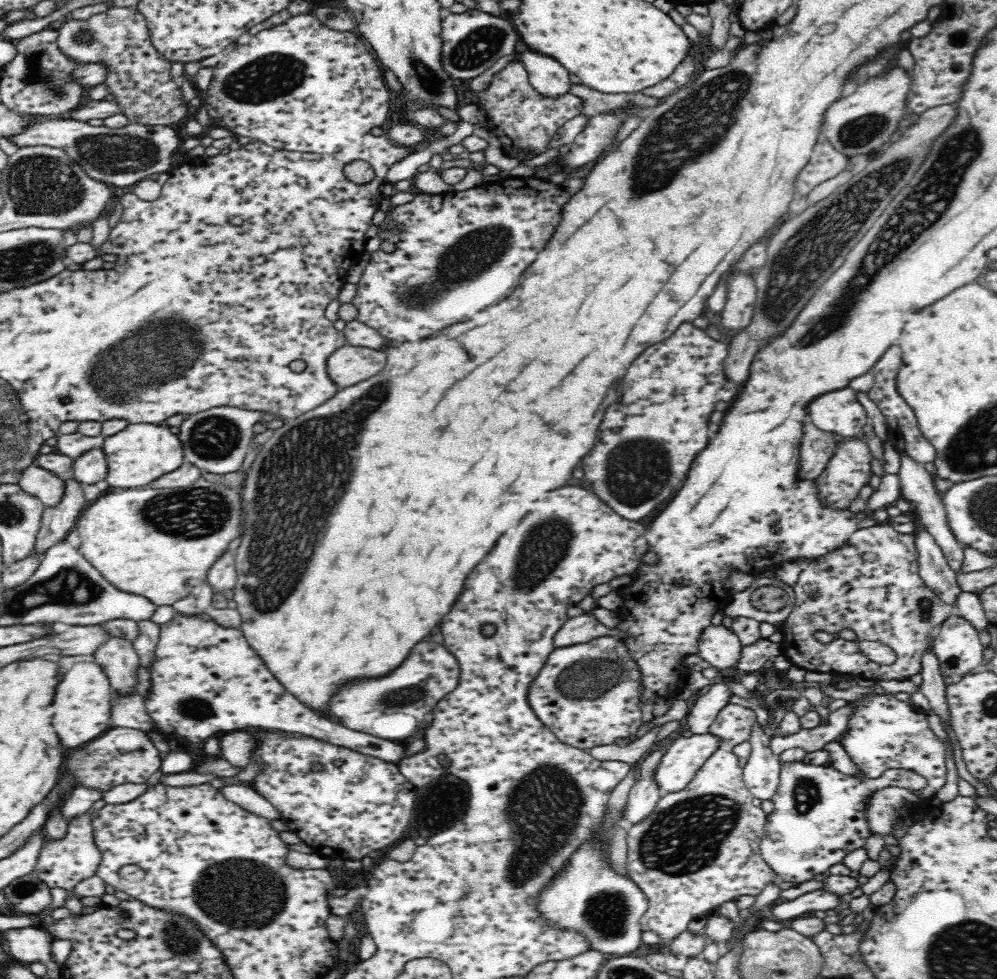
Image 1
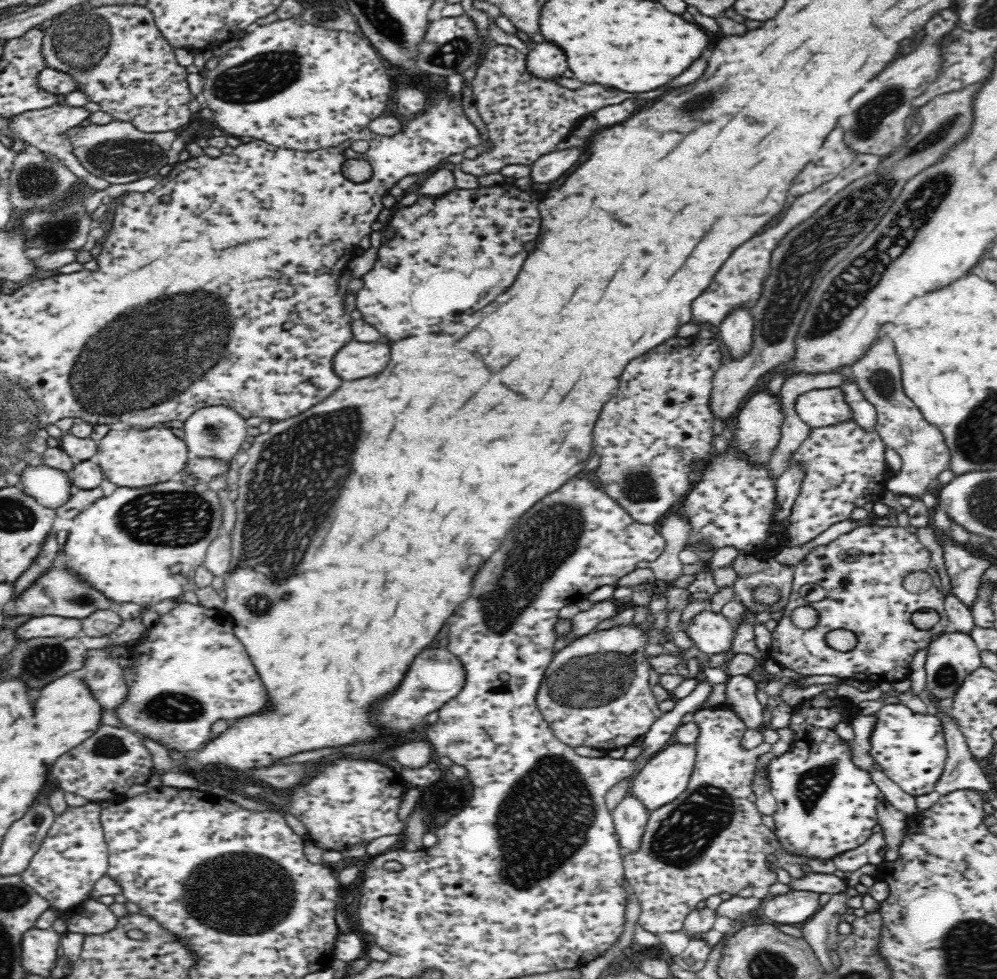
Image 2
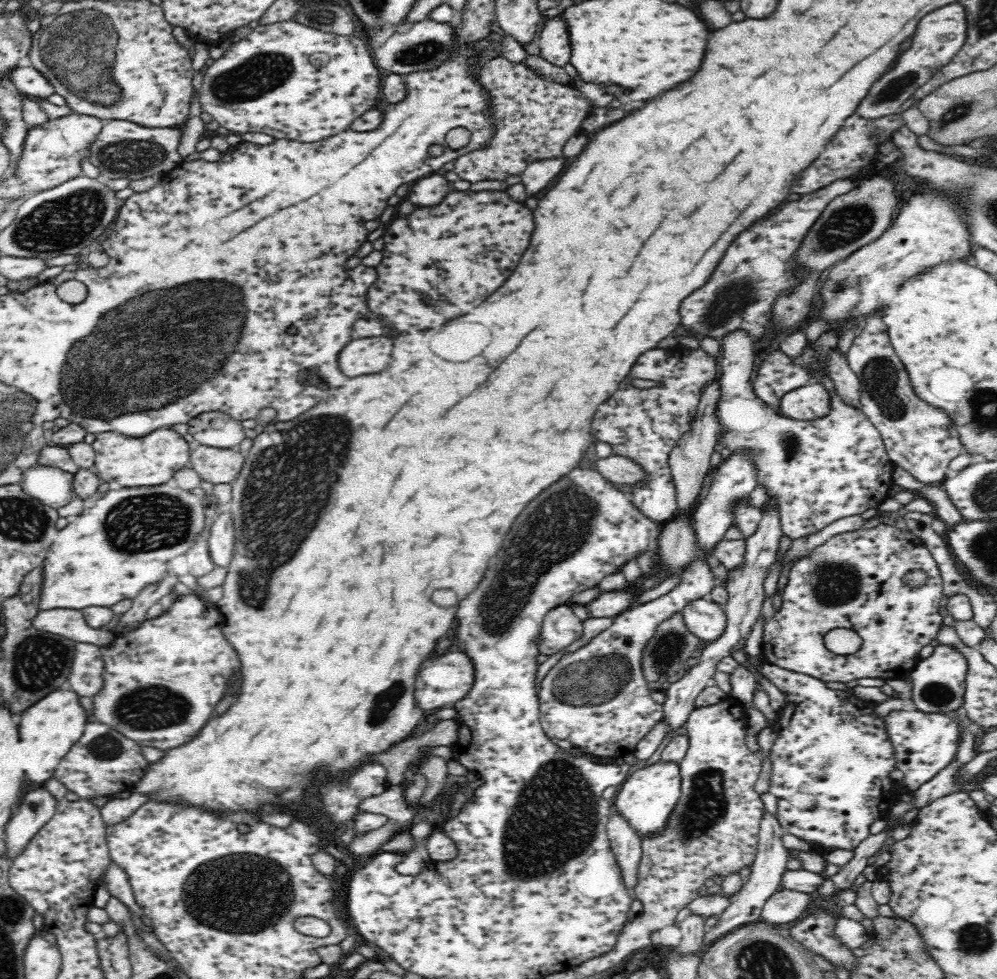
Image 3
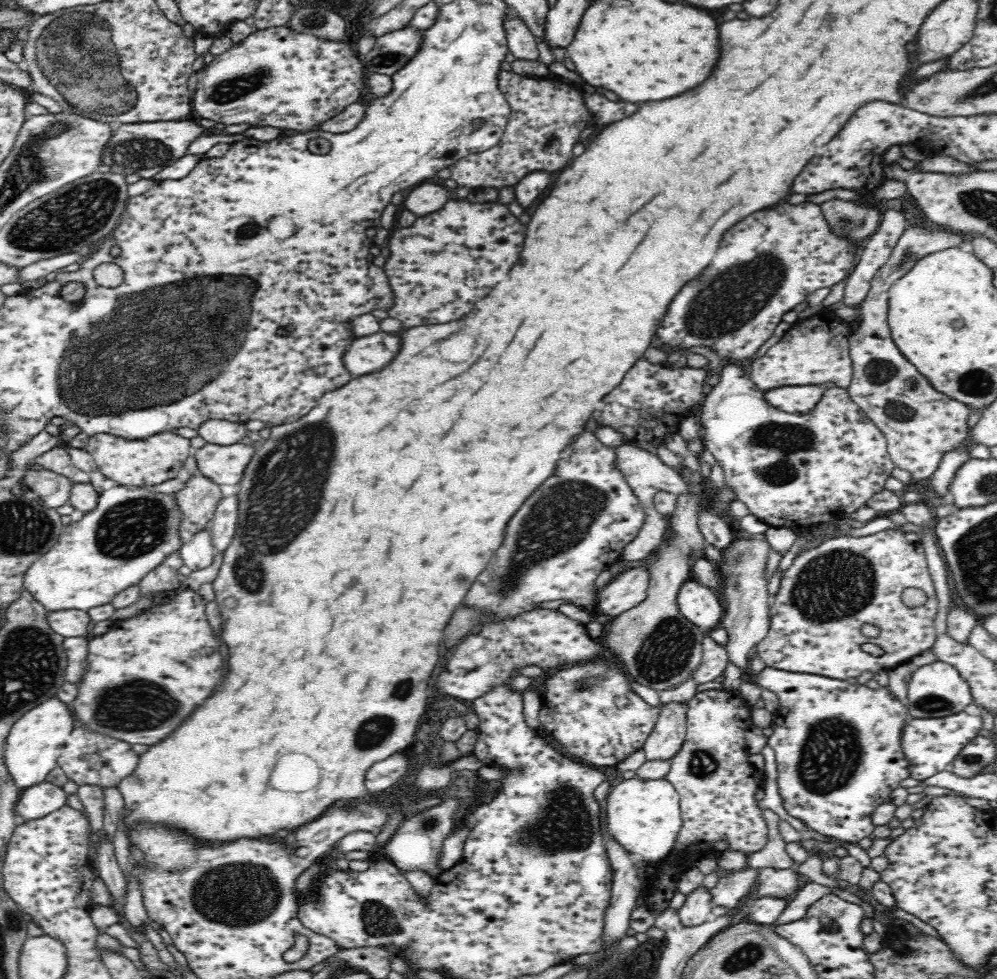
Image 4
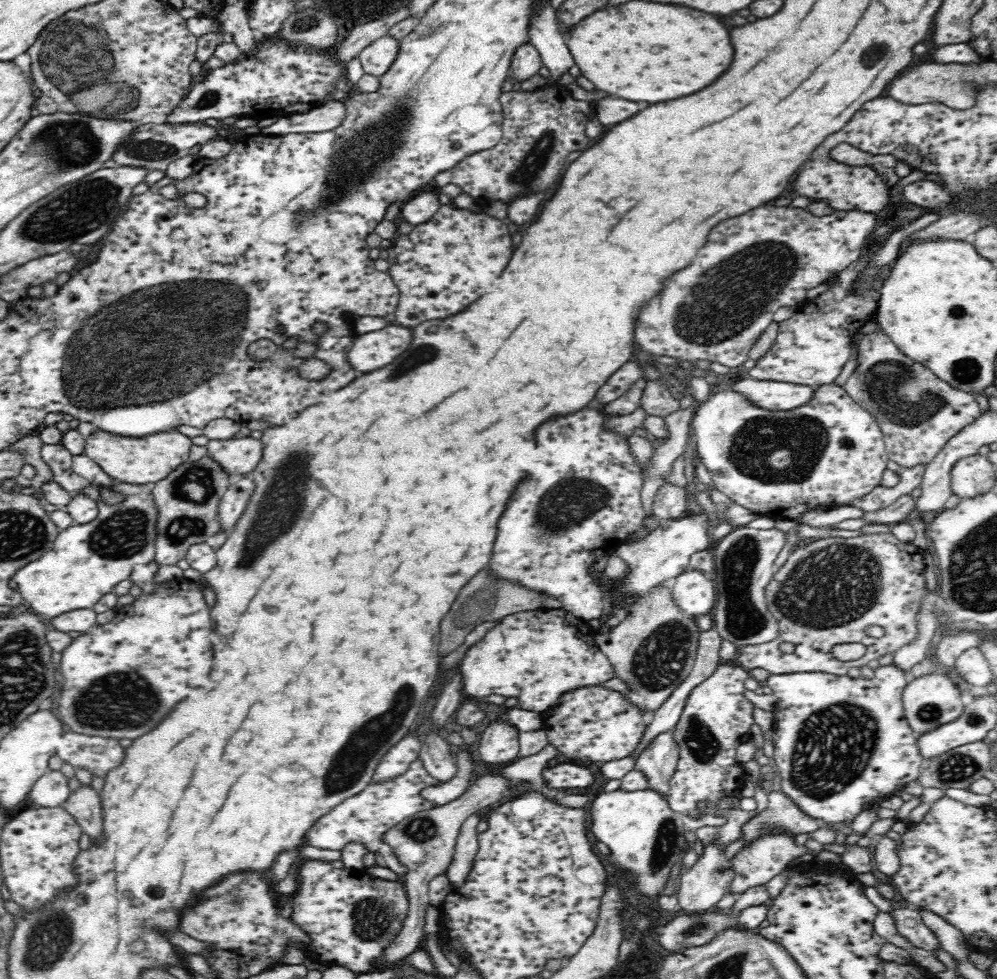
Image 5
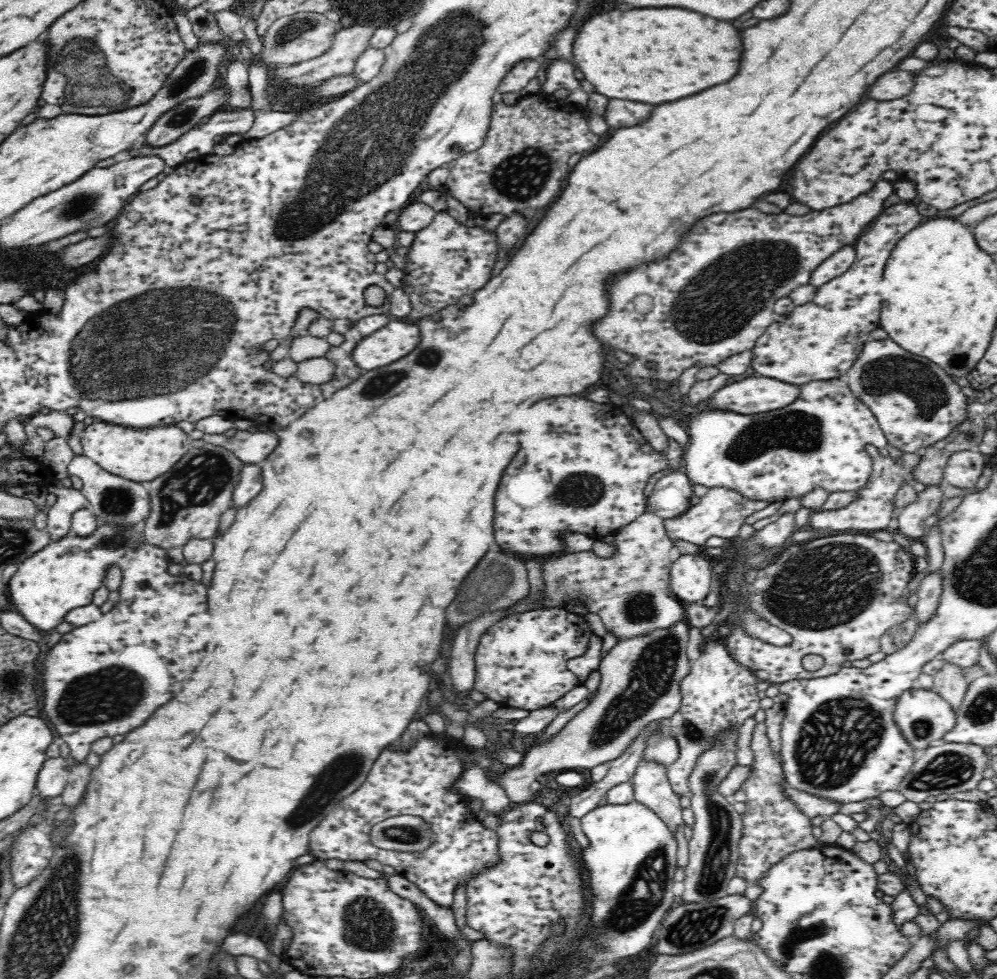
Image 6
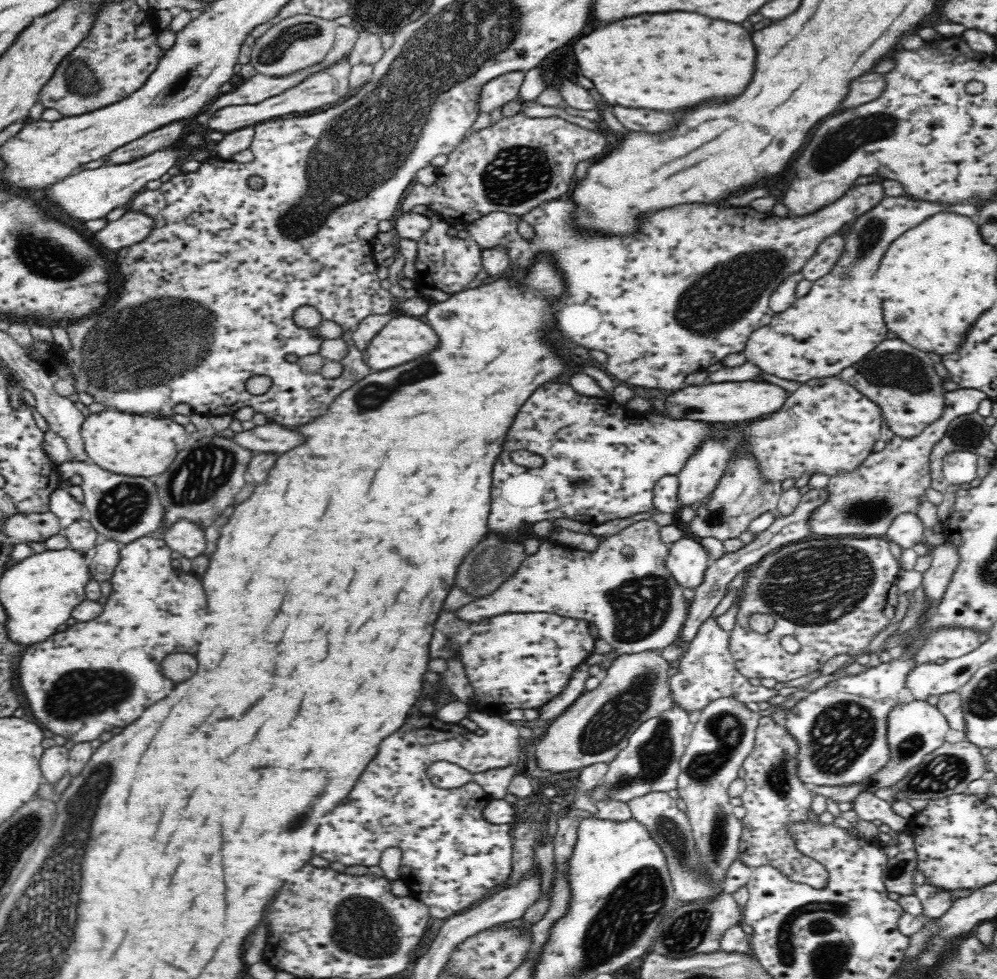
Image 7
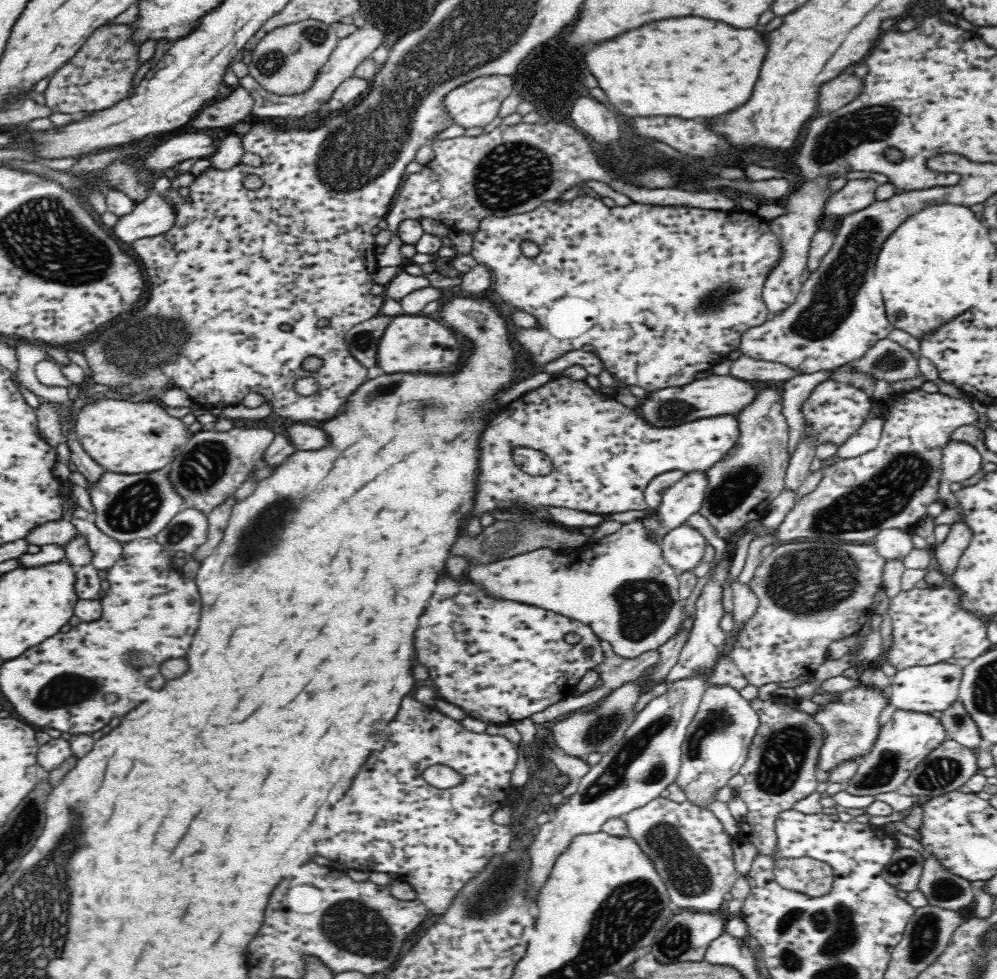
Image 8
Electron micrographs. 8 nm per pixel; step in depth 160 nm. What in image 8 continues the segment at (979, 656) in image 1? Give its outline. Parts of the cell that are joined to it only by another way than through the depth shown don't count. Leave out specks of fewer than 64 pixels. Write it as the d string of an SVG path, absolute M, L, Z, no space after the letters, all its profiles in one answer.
M896 709L880 732L872 752L860 762L851 781L842 789L854 796L875 796L882 792L894 792L926 756L946 740L946 729L939 718L928 712Z

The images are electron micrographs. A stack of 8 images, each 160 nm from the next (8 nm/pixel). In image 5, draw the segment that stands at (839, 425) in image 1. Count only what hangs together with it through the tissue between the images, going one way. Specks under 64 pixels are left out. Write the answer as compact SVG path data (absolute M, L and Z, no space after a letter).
M740 380L732 385L734 390L745 394L756 407L768 411L792 411L808 404L816 387L767 380Z

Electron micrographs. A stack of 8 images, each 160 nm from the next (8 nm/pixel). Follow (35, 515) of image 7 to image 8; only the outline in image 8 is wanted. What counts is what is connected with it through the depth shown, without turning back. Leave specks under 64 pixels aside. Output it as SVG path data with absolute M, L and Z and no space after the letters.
M68 519L48 520L44 524L38 524L36 528L30 528L30 532L24 536L28 544L44 546L45 544L61 544L76 536L77 528Z

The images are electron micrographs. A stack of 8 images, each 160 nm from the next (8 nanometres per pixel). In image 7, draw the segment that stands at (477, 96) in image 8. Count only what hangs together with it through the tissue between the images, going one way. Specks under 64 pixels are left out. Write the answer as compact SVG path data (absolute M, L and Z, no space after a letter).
M526 71L504 73L484 84L478 106L481 112L496 110L518 97Z

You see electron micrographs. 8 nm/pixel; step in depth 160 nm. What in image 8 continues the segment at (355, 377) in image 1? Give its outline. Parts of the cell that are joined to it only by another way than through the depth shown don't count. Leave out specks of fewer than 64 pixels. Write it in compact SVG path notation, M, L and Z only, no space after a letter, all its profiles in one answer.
M425 314L396 315L385 328L376 352L376 365L384 372L444 372L462 358L462 342L440 321Z

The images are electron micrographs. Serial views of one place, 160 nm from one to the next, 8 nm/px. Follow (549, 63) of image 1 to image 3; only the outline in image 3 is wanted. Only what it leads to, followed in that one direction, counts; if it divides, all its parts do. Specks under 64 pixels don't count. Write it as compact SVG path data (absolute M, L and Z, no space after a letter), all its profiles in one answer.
M560 15L545 22L538 33L540 56L554 66L566 66L571 60L571 48L566 23Z

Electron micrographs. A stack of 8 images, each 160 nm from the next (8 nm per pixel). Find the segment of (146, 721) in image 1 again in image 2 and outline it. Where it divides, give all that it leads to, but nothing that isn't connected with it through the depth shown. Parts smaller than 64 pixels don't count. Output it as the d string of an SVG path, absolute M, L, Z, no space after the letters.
M102 649L88 652L85 657L87 663L82 668L82 678L101 706L115 713L126 700L129 689L122 667L108 656Z

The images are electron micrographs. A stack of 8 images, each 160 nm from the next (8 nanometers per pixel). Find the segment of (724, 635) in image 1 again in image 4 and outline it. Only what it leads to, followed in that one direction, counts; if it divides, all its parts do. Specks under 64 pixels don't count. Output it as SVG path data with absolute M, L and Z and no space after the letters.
M695 579L687 580L677 596L681 615L706 634L721 627L725 614L722 599Z

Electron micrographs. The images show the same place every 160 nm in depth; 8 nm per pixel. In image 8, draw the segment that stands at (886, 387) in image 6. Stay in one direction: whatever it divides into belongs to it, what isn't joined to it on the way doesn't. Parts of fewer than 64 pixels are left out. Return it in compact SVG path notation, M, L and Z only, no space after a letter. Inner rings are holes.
M888 337L876 342L862 358L848 364L848 369L870 375L874 382L884 380L890 384L924 376L914 353ZM820 371L814 375L796 374L790 380L782 381L782 415L787 422L789 430L789 448L795 450L800 443L802 430L806 426L804 416L801 412L801 404L810 396L814 384L822 380L833 378L833 372Z

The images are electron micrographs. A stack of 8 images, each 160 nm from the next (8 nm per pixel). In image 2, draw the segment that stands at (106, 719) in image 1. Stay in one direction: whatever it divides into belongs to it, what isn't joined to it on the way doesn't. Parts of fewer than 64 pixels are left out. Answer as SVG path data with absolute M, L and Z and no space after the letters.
M70 672L54 680L46 688L42 688L36 700L36 716L38 716L36 730L38 734L42 734L40 754L42 754L44 764L50 766L54 760L78 746L78 743L83 743L90 738L101 725L102 709L103 707L82 678L82 672Z

